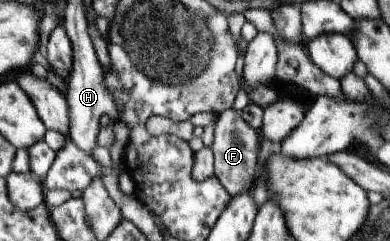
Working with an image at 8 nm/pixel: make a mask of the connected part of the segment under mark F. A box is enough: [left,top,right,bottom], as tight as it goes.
[210,108,258,196]

